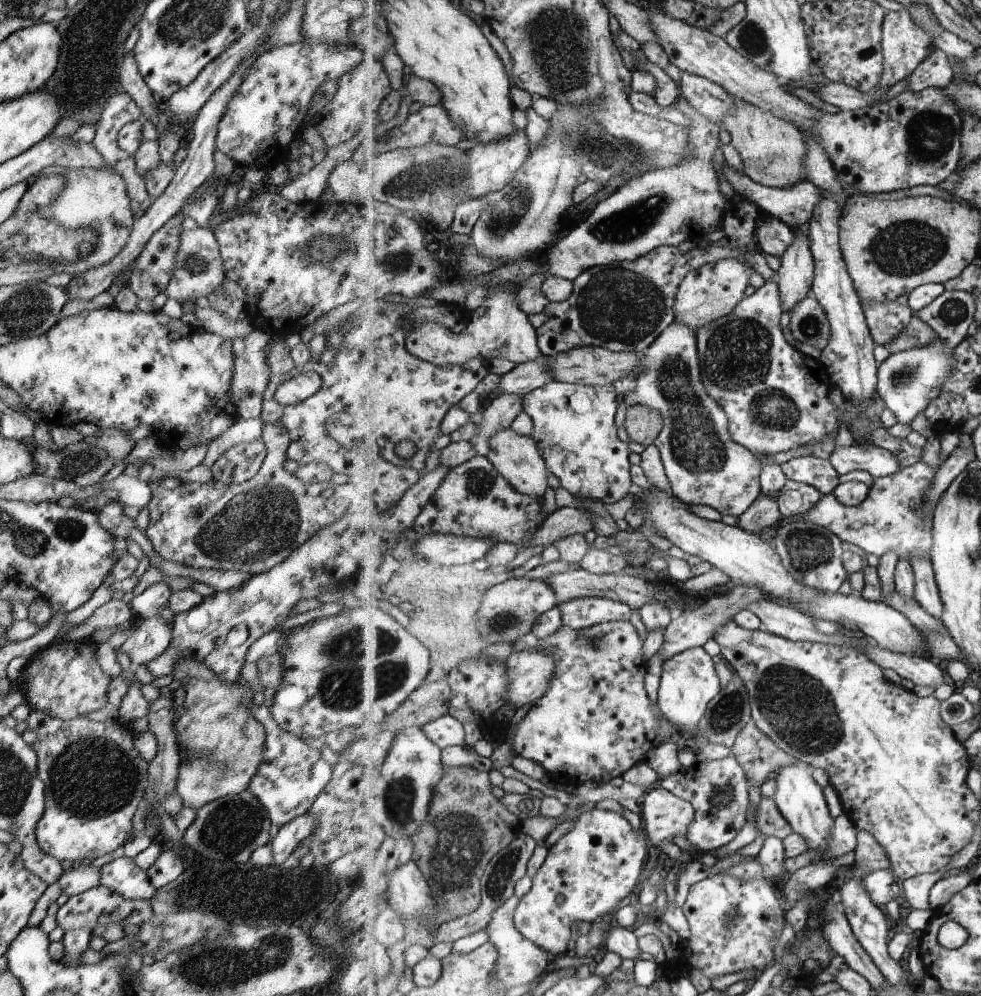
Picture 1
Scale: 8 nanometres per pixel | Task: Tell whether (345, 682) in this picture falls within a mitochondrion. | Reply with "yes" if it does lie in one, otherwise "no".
yes

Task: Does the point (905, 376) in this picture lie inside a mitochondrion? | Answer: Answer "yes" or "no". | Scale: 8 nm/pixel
yes

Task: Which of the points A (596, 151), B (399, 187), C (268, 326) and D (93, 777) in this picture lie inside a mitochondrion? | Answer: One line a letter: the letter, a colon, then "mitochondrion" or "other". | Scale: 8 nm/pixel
A: mitochondrion
B: mitochondrion
C: other
D: mitochondrion

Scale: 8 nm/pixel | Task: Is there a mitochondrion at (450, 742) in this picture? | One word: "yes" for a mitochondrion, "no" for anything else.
no

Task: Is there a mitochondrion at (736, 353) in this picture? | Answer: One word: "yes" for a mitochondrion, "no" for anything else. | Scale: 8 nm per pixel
yes

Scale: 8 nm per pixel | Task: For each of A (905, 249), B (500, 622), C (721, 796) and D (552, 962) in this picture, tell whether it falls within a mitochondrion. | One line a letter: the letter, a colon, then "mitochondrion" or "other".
A: mitochondrion
B: mitochondrion
C: mitochondrion
D: other

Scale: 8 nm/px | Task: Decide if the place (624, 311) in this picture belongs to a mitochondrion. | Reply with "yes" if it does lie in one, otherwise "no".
yes

